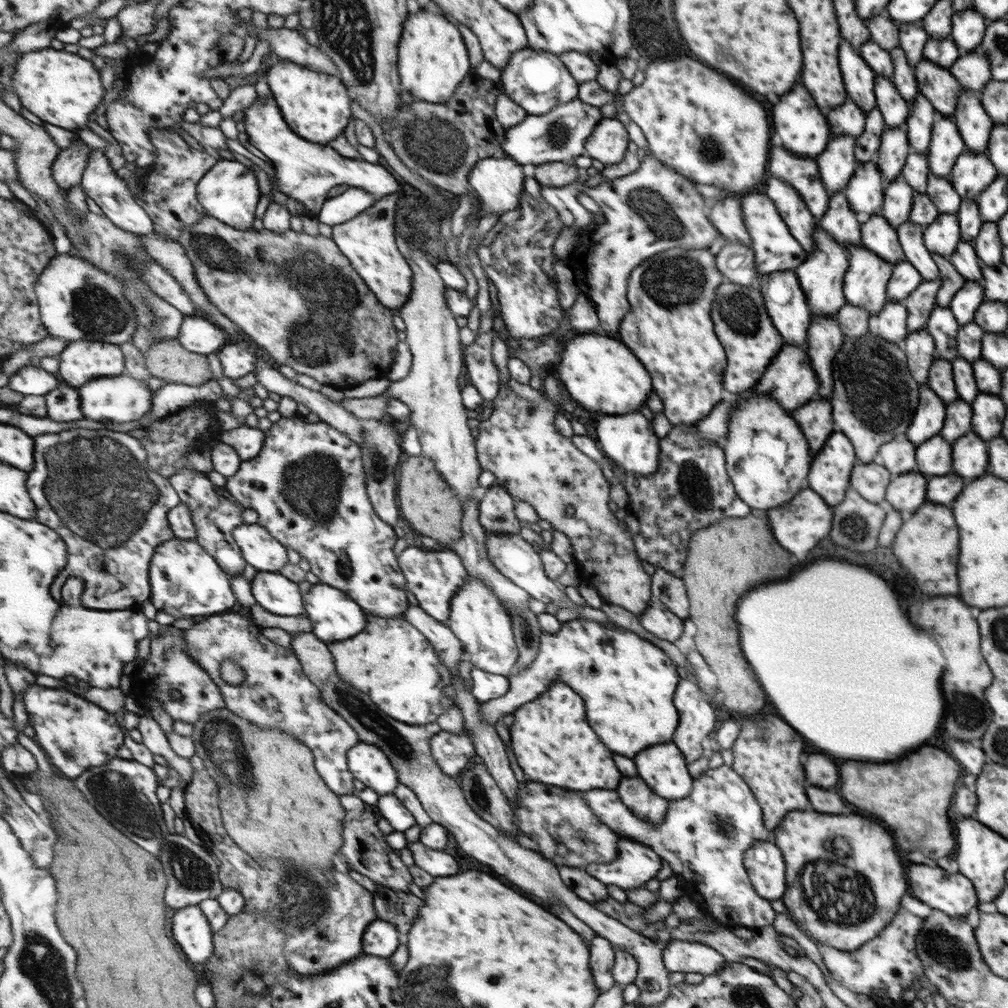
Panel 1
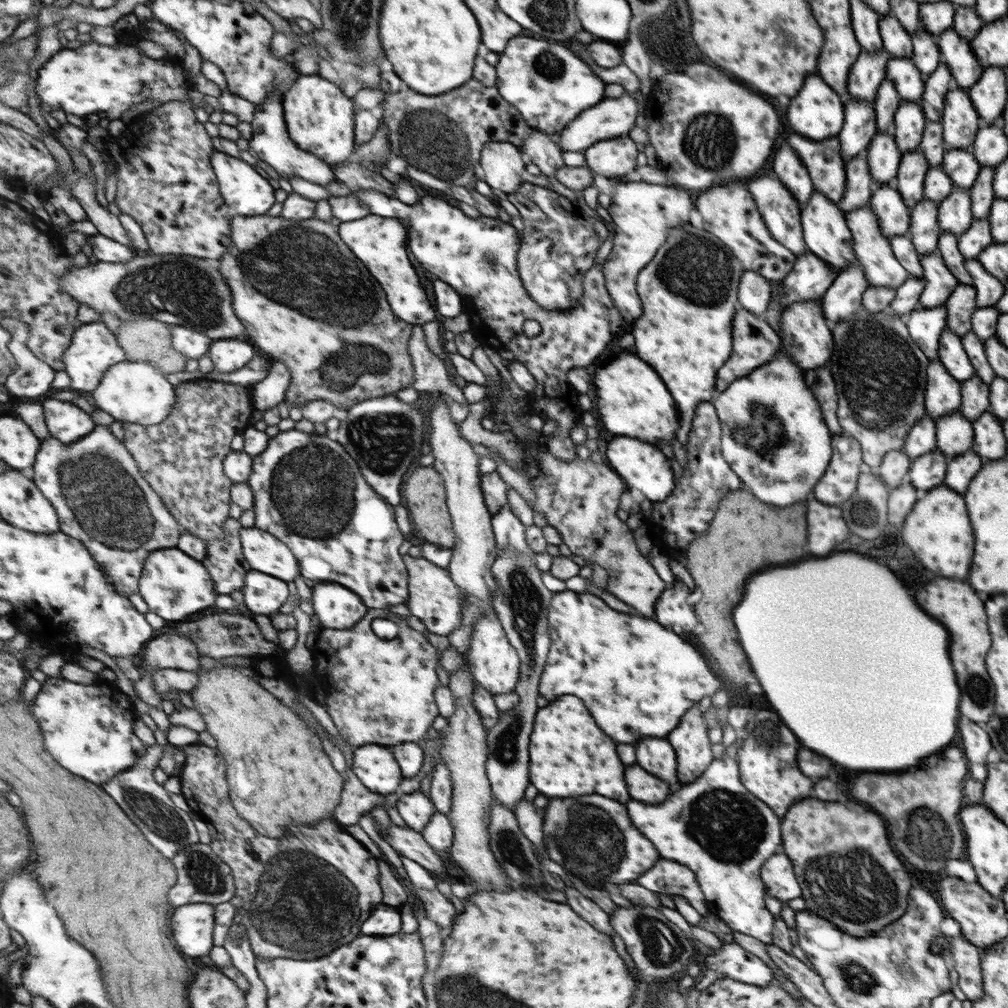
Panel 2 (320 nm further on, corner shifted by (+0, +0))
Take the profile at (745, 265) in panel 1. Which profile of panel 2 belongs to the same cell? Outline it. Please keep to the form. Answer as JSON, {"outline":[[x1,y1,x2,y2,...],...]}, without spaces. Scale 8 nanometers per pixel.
{"outline":[[743,271,742,274,737,293,741,308,755,312,755,315,764,314,772,296,770,282,752,271]]}

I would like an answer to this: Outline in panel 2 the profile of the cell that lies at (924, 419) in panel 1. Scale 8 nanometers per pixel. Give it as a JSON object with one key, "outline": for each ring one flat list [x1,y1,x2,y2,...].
{"outline":[[935,359,927,367,926,414,933,420,940,416,949,415,959,408,959,384,955,377]]}

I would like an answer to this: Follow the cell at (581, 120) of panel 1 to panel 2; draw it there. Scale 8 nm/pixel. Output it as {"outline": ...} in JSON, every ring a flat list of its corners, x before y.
{"outline":[[623,93,617,98,603,98,601,102,594,104,591,108,586,108,581,114,576,116,559,135,559,148,563,152,583,152,587,147,593,146,602,140,614,139,621,135,627,135,634,125,637,115,637,106,635,99,631,94]]}

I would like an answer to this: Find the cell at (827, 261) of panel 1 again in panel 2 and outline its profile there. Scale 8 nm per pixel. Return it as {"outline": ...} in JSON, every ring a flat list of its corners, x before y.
{"outline":[[814,191,806,200,802,210,802,227,807,251,824,260,835,271,845,271,856,263,852,250,852,234,847,228,844,213,838,204,823,196,823,193]]}

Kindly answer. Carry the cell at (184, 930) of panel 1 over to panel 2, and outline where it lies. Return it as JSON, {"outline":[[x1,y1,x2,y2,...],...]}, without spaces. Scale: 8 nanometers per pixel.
{"outline":[[186,904,176,910,171,922,179,948,189,957,209,955,215,945,216,905]]}

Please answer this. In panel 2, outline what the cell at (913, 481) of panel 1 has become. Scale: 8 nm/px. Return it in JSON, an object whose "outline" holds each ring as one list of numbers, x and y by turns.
{"outline":[[935,448,933,451,911,460,906,480,911,483,911,486,914,486,915,490,928,491,937,487,945,478,948,461,949,459]]}

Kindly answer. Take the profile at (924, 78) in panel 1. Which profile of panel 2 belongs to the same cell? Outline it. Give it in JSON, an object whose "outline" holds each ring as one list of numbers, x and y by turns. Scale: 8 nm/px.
{"outline":[[949,27,937,36,936,45,939,59,950,68,952,86,967,90,967,87,975,84,984,68,976,56,973,56,969,41]]}

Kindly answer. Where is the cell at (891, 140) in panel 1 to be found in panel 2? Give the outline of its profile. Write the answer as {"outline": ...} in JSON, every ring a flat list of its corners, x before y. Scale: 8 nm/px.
{"outline":[[900,102,893,117,893,135,898,148,902,149,904,153,916,150,926,121,918,103]]}

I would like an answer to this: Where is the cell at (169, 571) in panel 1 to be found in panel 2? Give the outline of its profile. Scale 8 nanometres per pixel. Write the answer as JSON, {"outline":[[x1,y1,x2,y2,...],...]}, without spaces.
{"outline":[[178,546,153,551,146,560,139,593,151,612,167,620,185,620,213,606,219,596,209,569]]}

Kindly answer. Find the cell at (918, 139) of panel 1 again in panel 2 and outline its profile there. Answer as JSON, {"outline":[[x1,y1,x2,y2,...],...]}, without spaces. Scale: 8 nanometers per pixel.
{"outline":[[940,62,931,74,924,78,924,91,919,106,927,121,939,123,945,106,946,92,952,87,950,68]]}

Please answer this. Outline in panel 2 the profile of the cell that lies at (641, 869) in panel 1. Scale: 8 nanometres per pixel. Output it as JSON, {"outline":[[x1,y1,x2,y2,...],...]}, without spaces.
{"outline":[[659,857,657,862,634,883,657,894,685,898,689,906,692,906,701,917,711,914,711,907,704,899,700,884,695,880,693,872,682,864]]}

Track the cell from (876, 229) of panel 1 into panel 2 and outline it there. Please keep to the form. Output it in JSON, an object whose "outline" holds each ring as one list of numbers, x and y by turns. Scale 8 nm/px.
{"outline":[[888,184,875,185,868,205,878,217,883,236,905,234,910,225,910,215,904,200]]}

